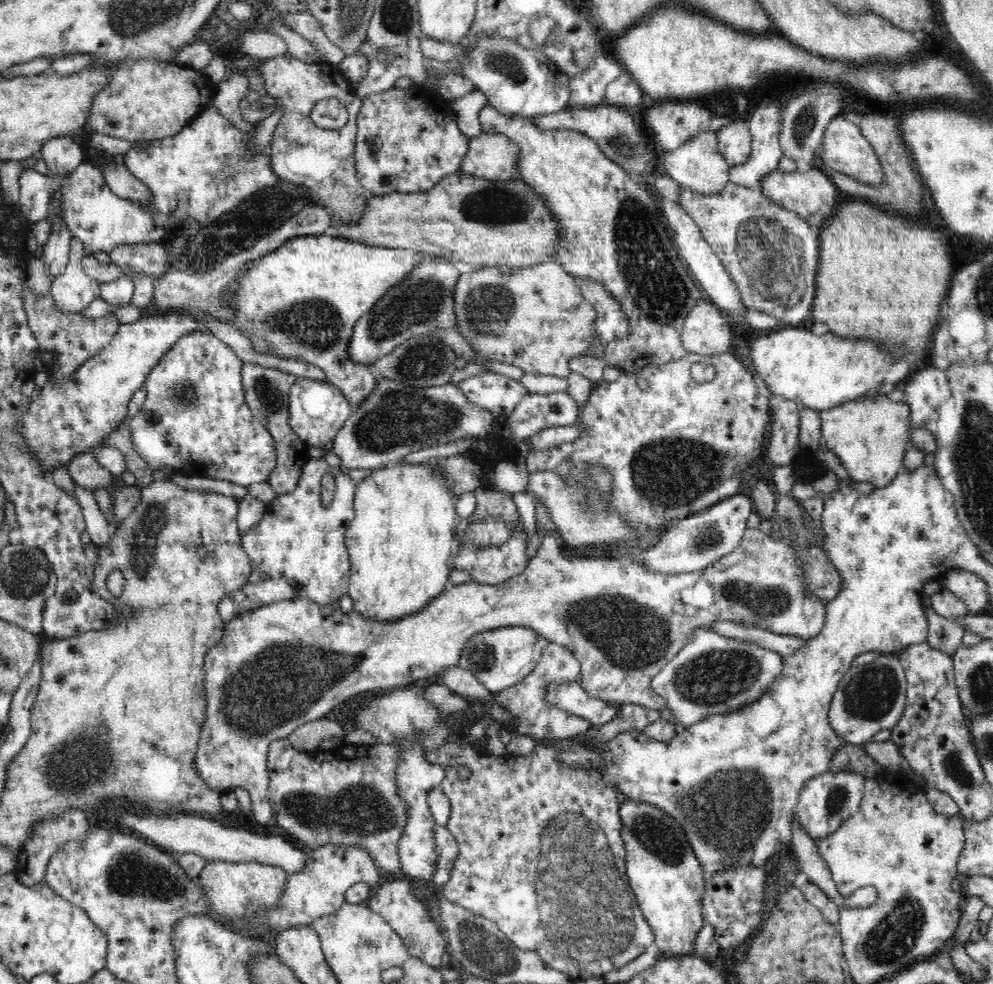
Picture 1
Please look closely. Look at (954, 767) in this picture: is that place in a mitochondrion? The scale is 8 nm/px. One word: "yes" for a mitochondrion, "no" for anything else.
yes

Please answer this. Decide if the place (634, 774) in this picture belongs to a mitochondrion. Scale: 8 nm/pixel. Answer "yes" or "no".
no

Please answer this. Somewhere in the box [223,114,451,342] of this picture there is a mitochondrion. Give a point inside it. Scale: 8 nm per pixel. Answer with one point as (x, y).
(386, 180)

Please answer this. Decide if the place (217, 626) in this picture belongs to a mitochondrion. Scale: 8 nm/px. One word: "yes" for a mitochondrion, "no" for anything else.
no

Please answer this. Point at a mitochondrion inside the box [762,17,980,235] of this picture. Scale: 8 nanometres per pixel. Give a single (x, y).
(804, 124)

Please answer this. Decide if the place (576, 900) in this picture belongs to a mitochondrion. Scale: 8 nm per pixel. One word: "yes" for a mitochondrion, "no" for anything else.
yes

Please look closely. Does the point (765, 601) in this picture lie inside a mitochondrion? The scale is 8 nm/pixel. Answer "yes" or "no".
yes

